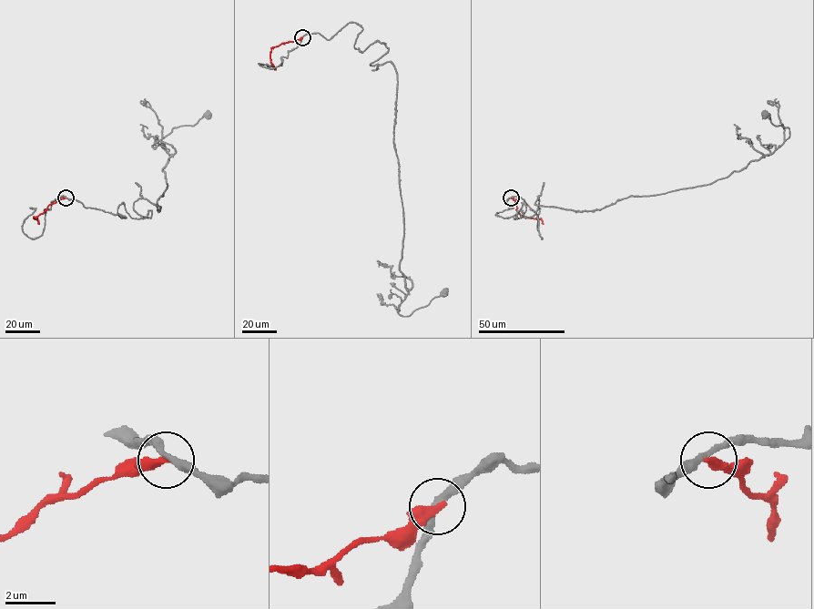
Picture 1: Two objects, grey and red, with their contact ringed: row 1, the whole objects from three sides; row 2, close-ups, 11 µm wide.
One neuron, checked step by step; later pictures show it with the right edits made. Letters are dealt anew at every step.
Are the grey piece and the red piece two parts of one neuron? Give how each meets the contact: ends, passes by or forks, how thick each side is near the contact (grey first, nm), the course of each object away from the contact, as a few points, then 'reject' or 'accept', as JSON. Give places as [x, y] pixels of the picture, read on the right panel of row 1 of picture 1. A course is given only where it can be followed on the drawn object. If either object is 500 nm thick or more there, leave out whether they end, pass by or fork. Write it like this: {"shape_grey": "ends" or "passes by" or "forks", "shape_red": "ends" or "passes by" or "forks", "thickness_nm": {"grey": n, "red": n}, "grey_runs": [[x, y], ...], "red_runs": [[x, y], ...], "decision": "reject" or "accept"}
{"shape_grey": "passes by", "shape_red": "ends", "thickness_nm": {"grey": 280, "red": 400}, "grey_runs": [[510, 197], [495, 214], [709, 185], [788, 137], [766, 115]], "red_runs": [[510, 197], [521, 217], [540, 218], [543, 224]], "decision": "reject"}

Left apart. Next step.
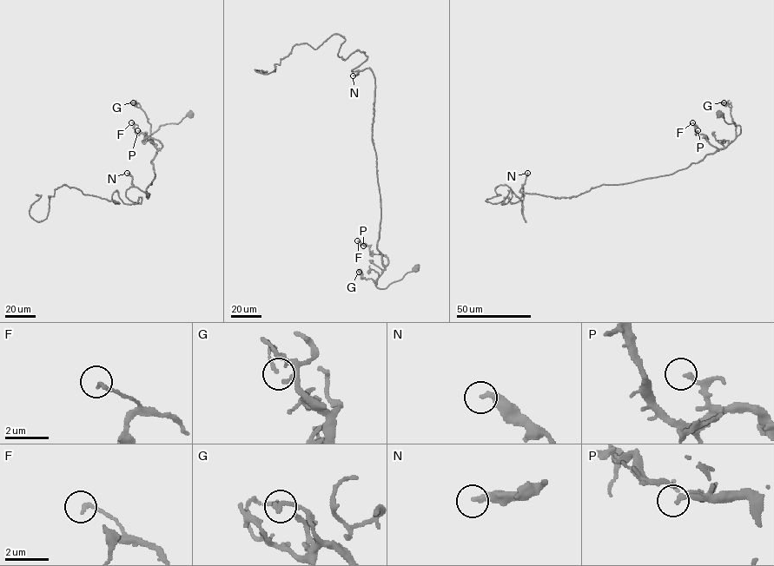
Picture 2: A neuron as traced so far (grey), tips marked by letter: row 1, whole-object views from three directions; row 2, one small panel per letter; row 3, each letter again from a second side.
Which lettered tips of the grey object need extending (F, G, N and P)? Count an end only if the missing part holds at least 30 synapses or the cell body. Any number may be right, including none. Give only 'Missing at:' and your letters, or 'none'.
Missing at: N

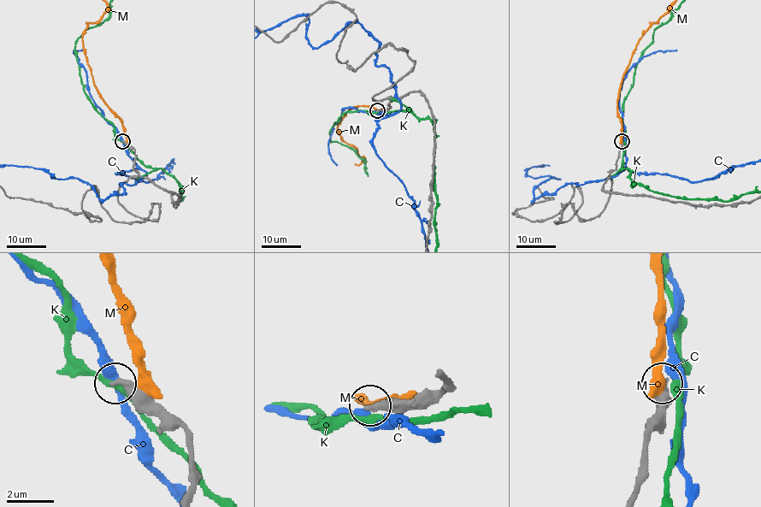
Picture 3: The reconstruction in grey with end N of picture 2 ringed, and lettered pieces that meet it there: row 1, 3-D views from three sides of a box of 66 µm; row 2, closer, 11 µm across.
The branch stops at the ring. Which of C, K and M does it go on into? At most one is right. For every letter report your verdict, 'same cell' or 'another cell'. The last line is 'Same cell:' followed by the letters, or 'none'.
C: another cell
K: another cell
M: another cell
Same cell: none

